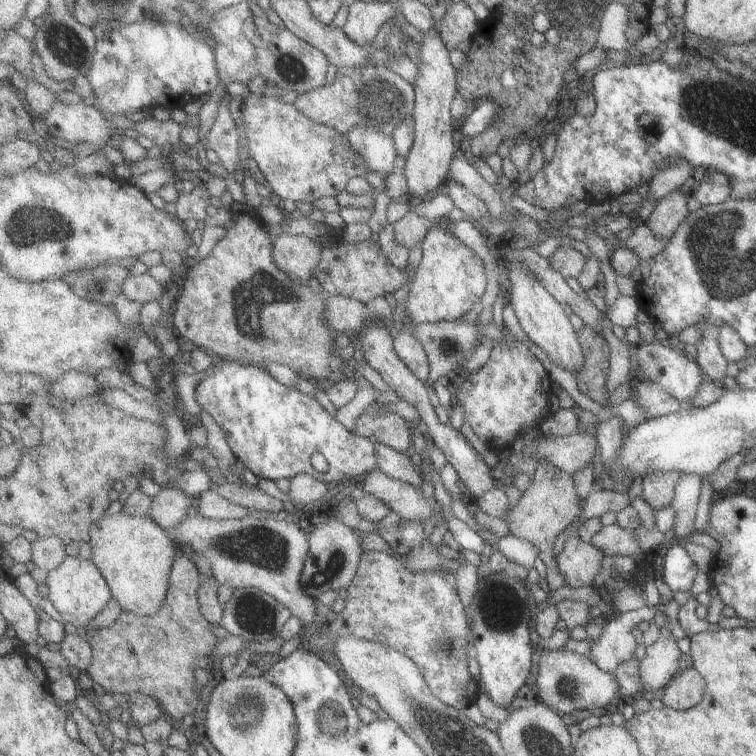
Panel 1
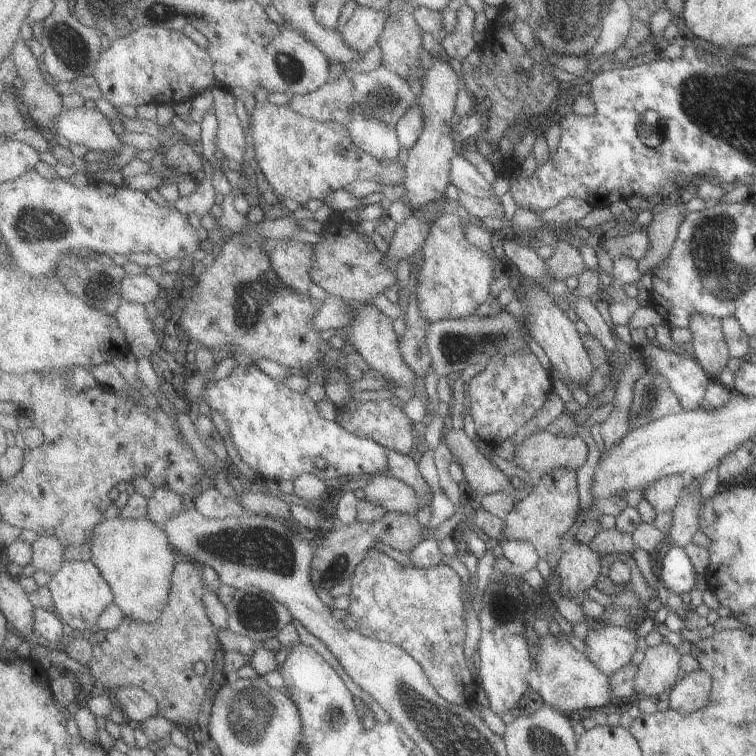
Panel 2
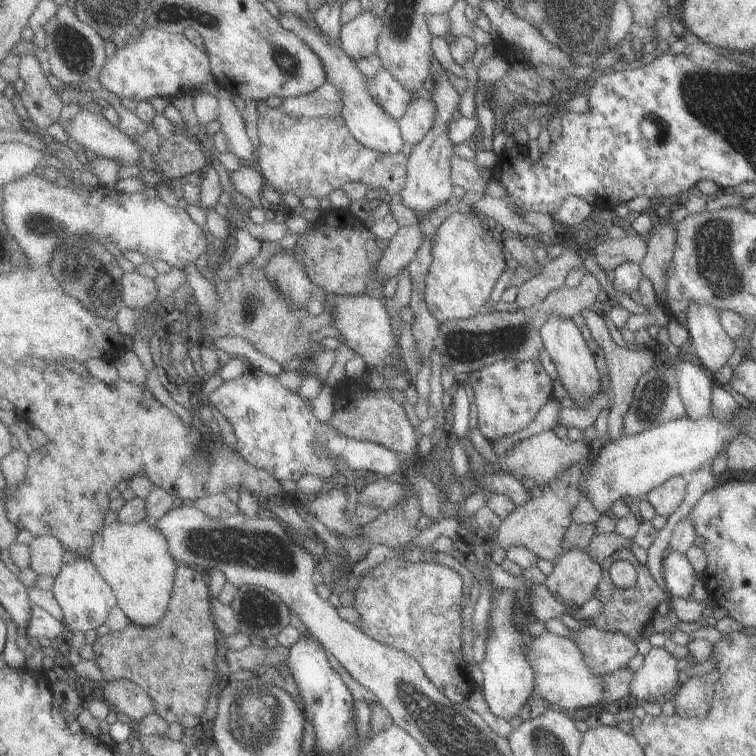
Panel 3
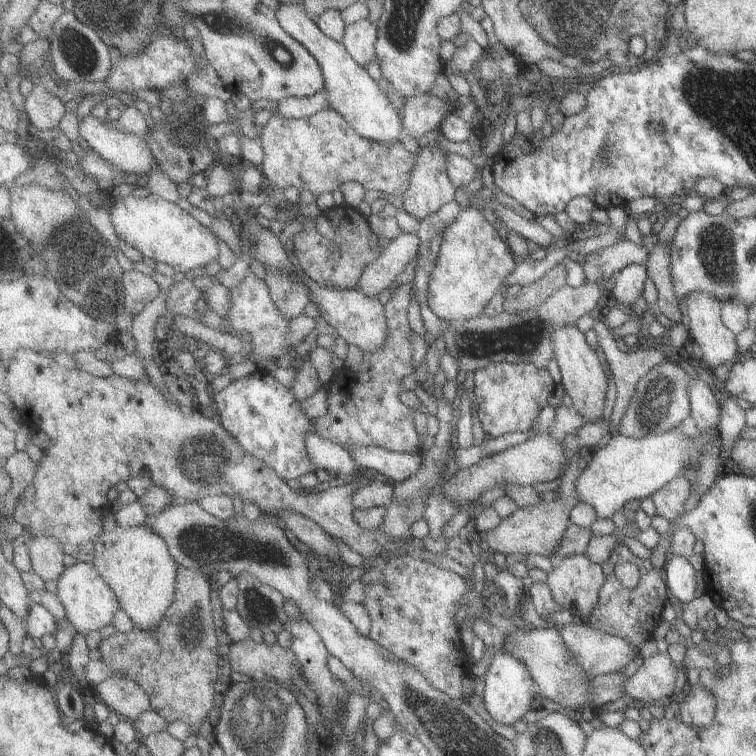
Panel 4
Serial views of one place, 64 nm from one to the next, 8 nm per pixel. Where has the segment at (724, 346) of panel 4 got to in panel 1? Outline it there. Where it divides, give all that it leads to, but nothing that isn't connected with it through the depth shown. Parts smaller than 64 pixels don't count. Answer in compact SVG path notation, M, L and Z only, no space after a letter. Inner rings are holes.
M699 324L699 330L703 338L697 342L697 358L695 362L701 366L705 380L717 382L723 386L723 380L727 378L727 358L723 356L719 336L721 328L719 326L709 326L709 324Z

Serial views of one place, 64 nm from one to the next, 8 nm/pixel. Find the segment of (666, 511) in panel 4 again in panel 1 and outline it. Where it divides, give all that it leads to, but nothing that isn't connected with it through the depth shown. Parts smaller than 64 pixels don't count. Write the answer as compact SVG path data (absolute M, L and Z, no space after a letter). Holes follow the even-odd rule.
M651 470L643 478L643 498L655 506L655 510L663 510L673 504L675 488L681 480L681 472L661 472Z

